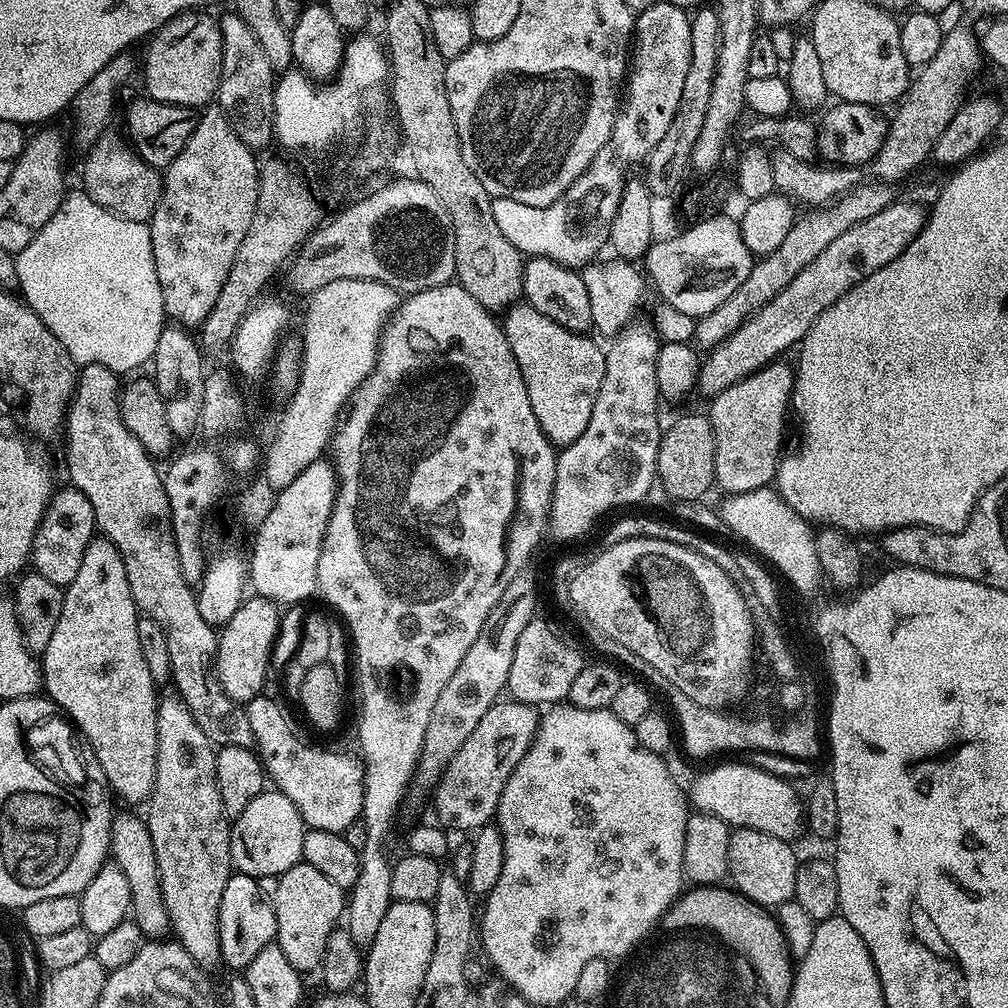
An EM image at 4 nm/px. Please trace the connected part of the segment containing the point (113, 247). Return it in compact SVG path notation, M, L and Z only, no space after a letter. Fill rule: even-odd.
M83 190L69 191L58 206L54 218L50 218L50 222L46 222L46 226L42 226L42 230L38 230L35 238L21 252L15 253L15 257L19 295L24 303L34 310L34 314L38 314L38 318L42 318L46 330L50 330L50 334L54 334L54 338L58 338L58 342L62 342L62 346L66 346L66 354L70 354L73 364L77 366L97 364L98 366L106 366L111 372L125 374L124 372L132 372L135 368L142 367L143 364L145 367L151 361L154 350L158 346L158 338L166 326L166 317L162 302L162 286L158 286L158 270L154 266L152 239L145 221L127 220L121 216L115 216L109 208L98 206L98 202L91 200L87 192Z

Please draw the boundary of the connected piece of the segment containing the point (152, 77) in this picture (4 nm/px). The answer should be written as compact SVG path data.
M208 10L179 12L173 20L167 20L153 32L147 41L148 53L144 56L144 88L151 99L187 108L203 109L217 99L222 78L222 30L220 21Z

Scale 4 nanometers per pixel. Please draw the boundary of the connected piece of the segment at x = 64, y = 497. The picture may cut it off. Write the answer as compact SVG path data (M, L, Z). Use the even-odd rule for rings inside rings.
M65 486L51 493L48 505L36 527L36 537L30 553L31 567L42 578L61 586L74 582L78 575L78 566L82 566L82 554L86 554L86 546L97 535L98 529L94 518L94 506L90 506L90 498L82 494L82 490Z

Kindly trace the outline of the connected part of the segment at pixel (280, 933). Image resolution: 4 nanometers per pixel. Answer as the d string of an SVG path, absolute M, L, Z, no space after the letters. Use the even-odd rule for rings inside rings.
M301 862L275 881L270 903L276 915L276 939L290 966L302 974L315 973L324 963L326 942L346 912L346 892L314 866Z

